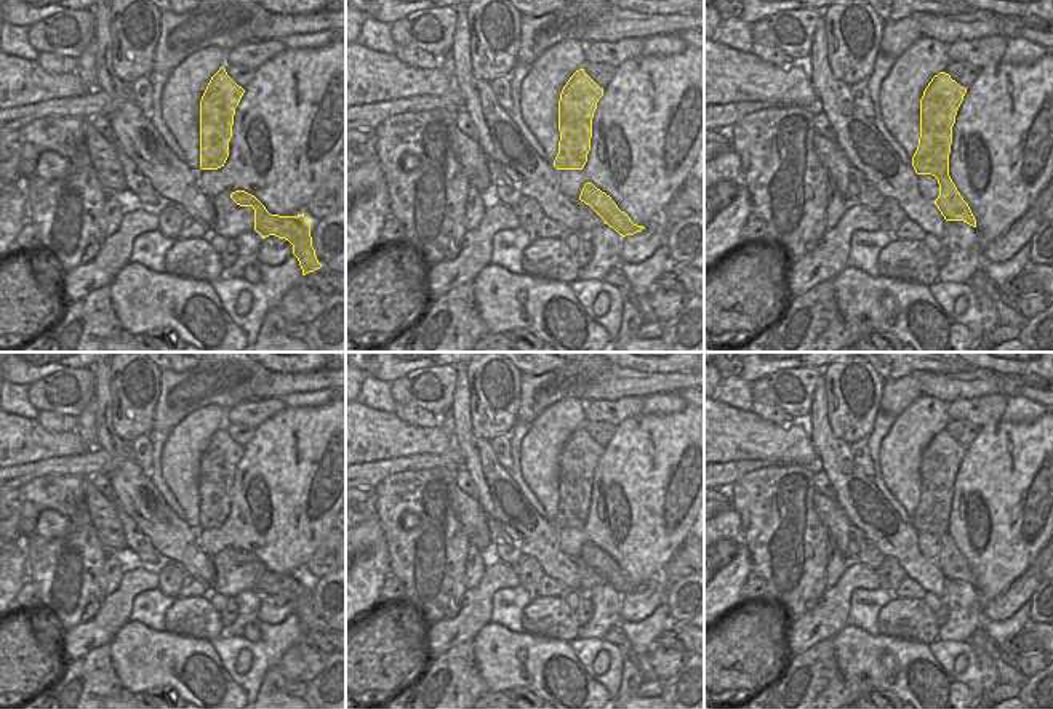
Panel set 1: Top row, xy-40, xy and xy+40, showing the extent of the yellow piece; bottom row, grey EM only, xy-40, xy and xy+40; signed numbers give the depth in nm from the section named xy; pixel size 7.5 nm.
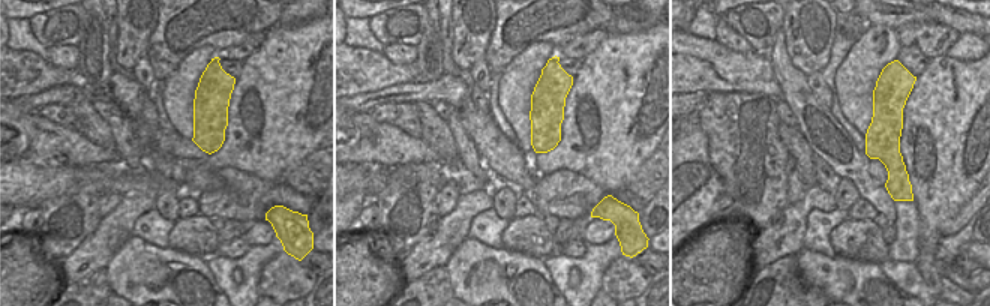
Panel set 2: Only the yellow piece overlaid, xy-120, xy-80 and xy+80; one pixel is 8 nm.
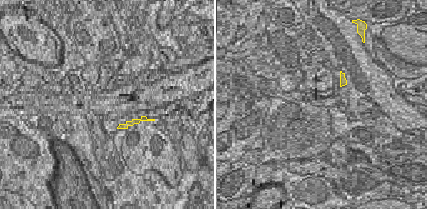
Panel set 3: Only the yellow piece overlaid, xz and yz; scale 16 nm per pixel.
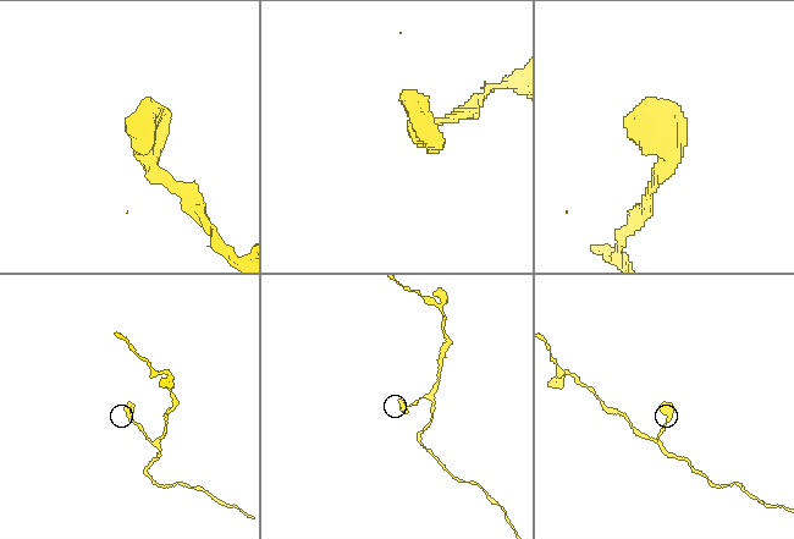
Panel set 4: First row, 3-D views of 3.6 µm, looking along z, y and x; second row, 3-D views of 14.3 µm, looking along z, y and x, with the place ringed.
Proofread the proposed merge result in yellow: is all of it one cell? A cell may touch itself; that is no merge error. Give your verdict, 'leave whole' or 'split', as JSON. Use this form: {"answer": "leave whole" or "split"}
{"answer": "leave whole"}

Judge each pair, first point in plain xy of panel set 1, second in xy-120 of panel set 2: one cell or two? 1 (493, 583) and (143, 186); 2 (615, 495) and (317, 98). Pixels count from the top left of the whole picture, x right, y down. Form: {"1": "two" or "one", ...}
{"1": "two", "2": "one"}

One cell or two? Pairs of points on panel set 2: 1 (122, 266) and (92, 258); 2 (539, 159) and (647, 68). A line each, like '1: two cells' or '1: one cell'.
1: two cells
2: one cell

